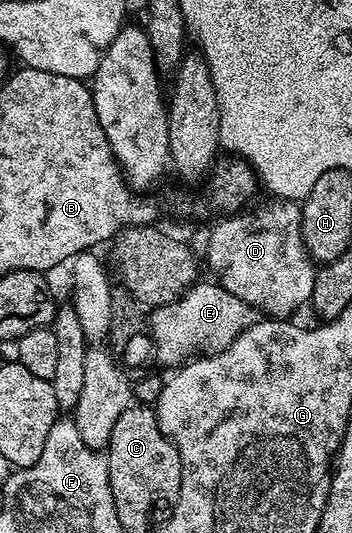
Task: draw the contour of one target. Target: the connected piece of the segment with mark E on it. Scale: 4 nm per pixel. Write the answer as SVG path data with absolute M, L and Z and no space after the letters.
M211 280L210 282L200 281L190 287L179 300L173 303L156 305L150 312L152 314L149 322L149 337L141 334L129 340L127 357L129 356L129 362L133 366L141 366L147 363L153 356L157 363L175 368L191 360L198 352L203 352L210 348L221 351L243 329L253 325L261 318L261 314L257 311L257 308L251 307L249 303L243 302L241 298L237 298L235 294L231 294L230 291L227 291L220 284Z

